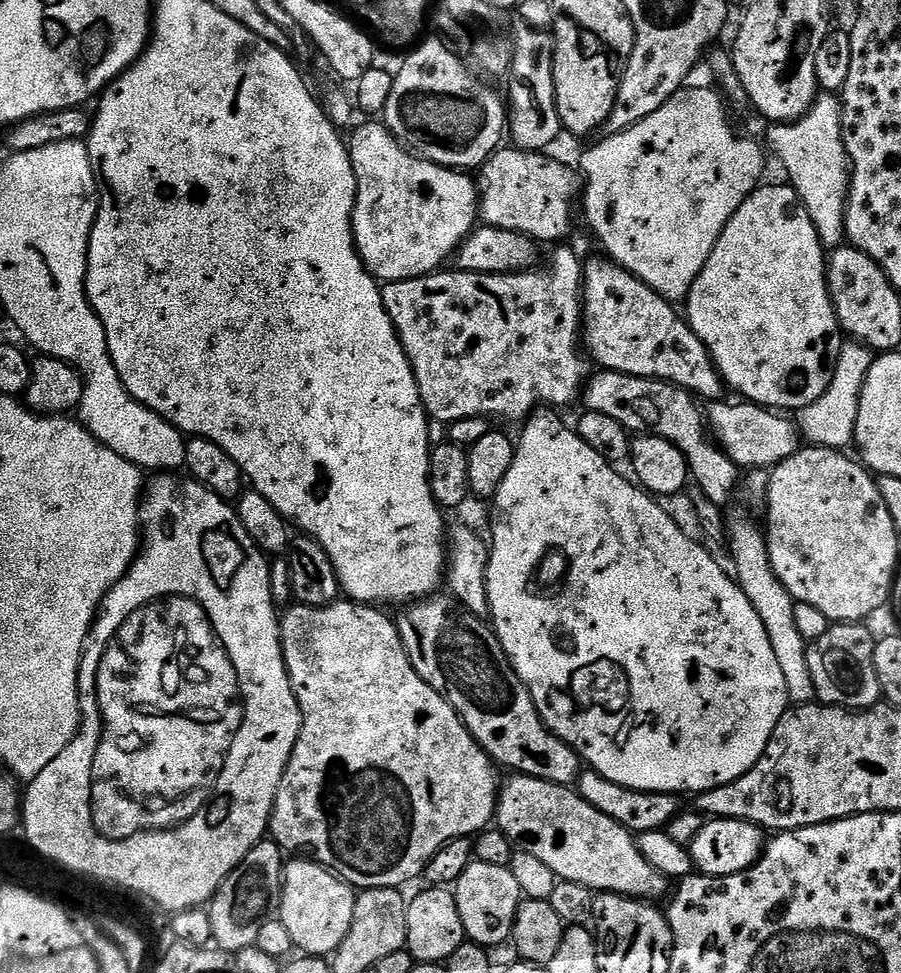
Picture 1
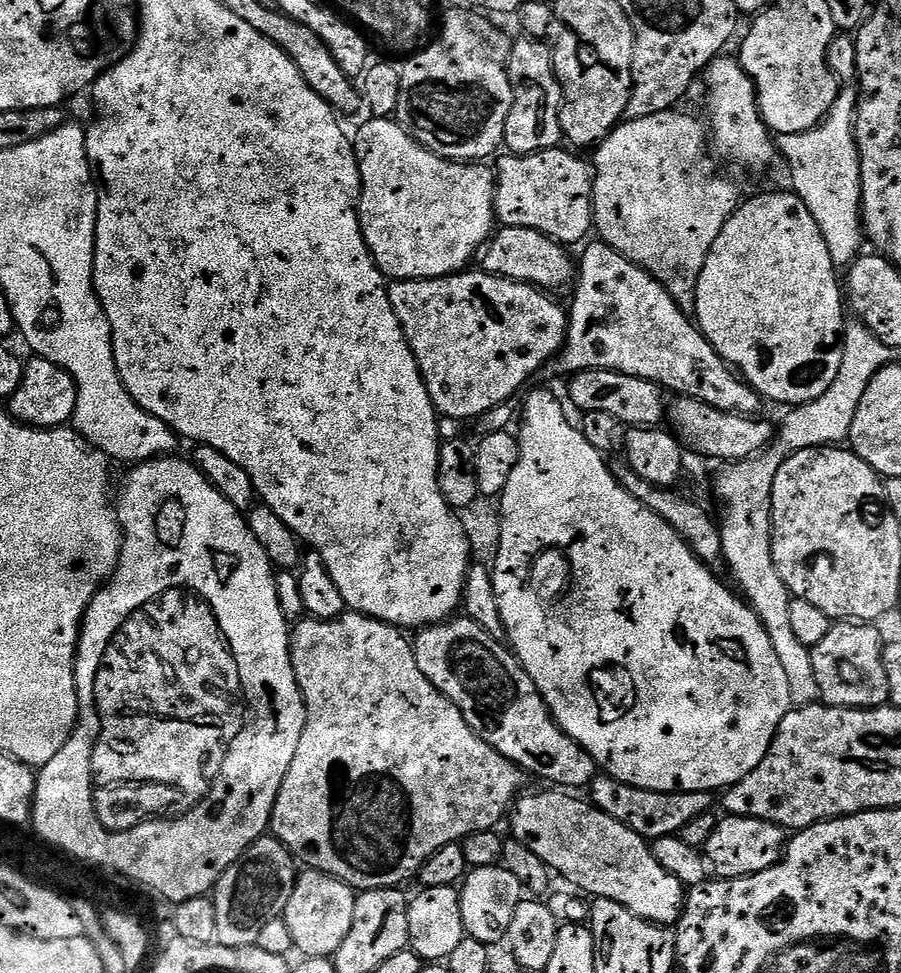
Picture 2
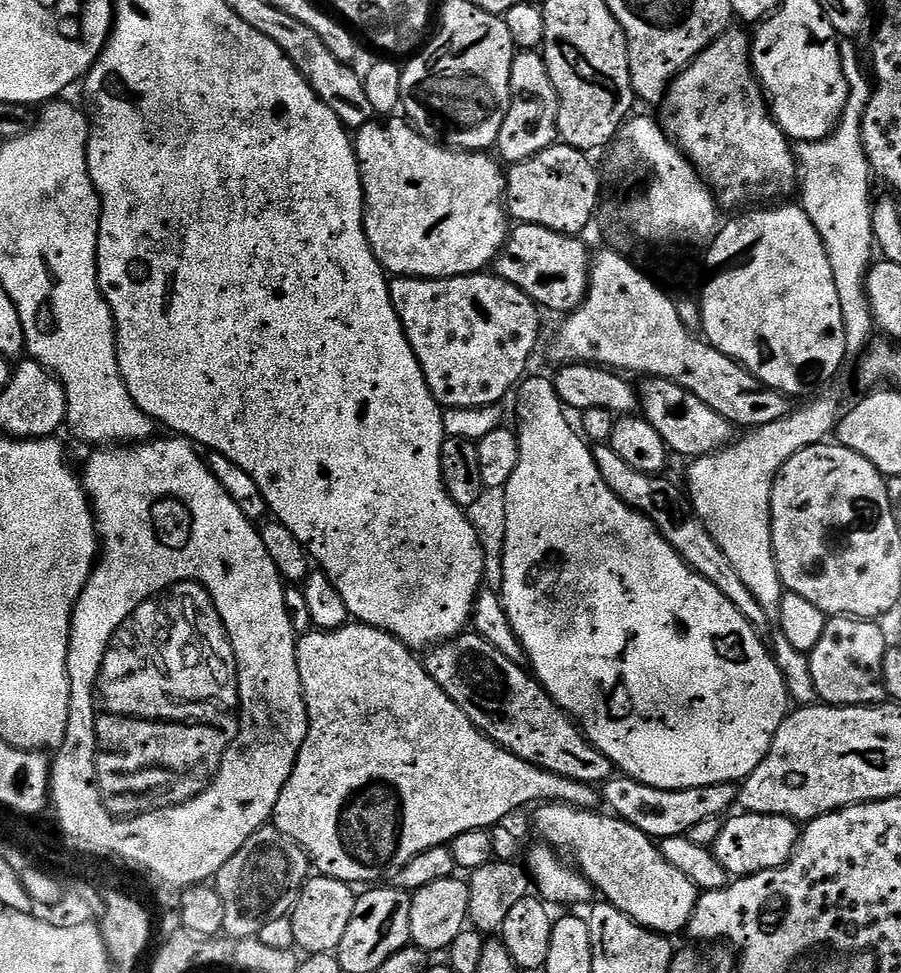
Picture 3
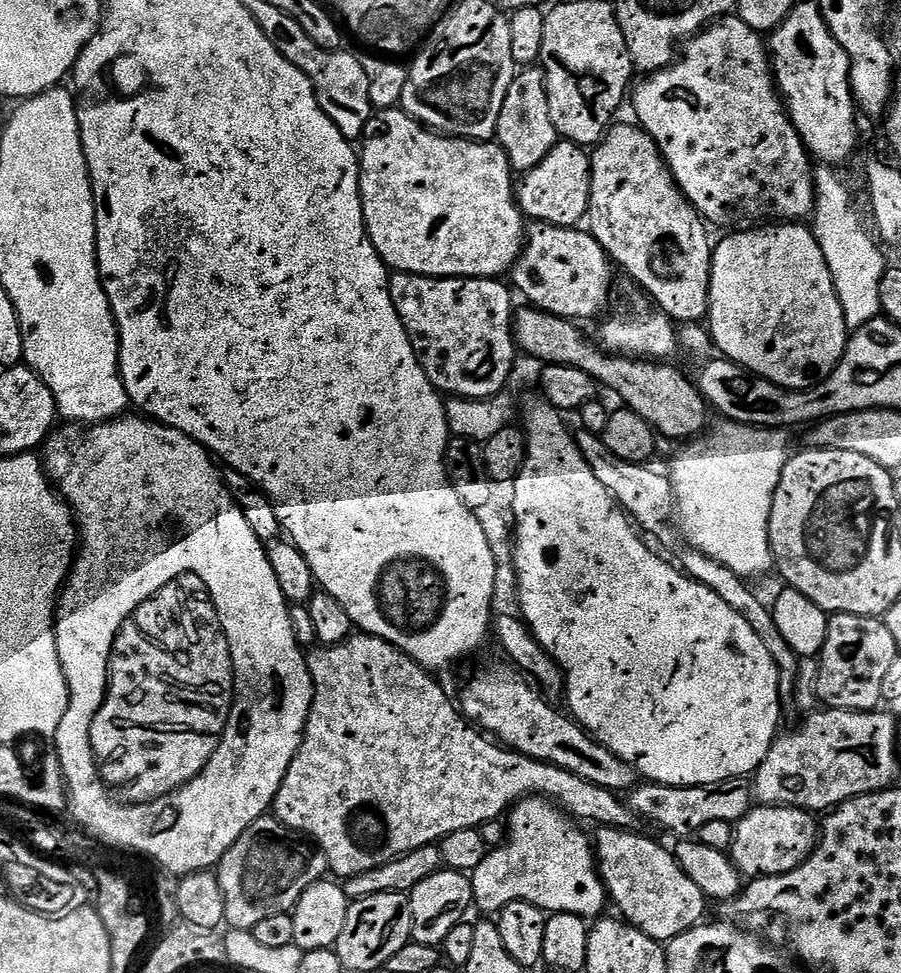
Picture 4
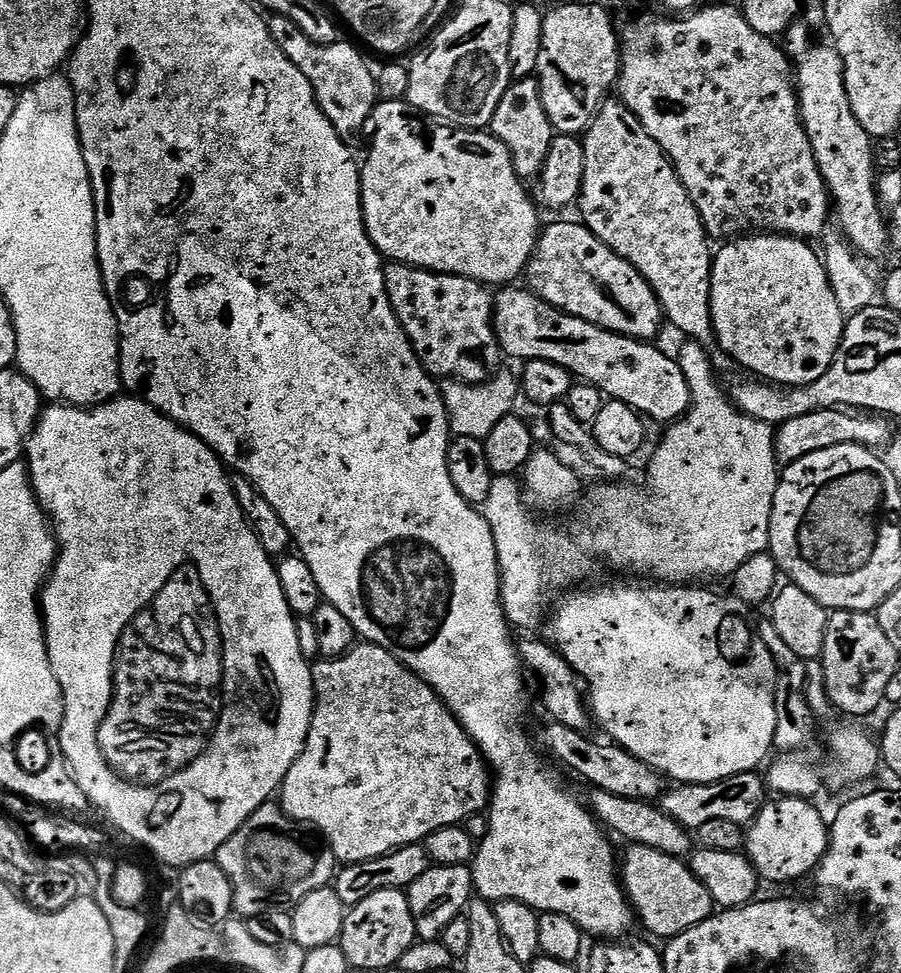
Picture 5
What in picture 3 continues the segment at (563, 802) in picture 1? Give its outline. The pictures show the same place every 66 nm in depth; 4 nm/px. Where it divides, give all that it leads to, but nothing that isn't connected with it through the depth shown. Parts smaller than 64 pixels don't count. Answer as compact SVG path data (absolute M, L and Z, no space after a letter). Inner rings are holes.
M547 802L541 803L536 810L532 824L544 839L541 841L574 862L607 903L622 910L635 924L669 938L687 929L698 899L697 886L666 860L661 845L651 836L600 810Z

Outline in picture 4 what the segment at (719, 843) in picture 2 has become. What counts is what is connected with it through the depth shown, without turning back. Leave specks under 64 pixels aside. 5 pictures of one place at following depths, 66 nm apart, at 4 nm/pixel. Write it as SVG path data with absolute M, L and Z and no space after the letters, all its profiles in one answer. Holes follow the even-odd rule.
M754 806L741 820L735 821L734 824L730 855L732 861L736 864L737 870L745 877L755 878L757 876L786 874L790 870L802 866L802 862L806 862L806 858L810 858L810 854L816 849L818 839L818 820L817 824L816 820L817 817L809 812L807 808Z

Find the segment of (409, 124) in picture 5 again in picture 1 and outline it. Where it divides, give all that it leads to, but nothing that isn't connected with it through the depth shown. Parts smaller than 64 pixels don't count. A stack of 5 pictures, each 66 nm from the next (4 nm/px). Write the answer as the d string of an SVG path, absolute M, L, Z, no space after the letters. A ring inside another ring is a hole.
M383 123L364 124L356 133L350 136L350 151L352 153L352 165L356 175L356 205L352 211L352 236L356 240L356 249L360 251L360 256L364 260L364 267L376 277L380 282L391 282L393 280L413 280L419 276L427 276L437 270L443 269L444 264L449 263L450 257L459 248L473 228L478 224L478 213L480 211L480 193L475 179L472 180L467 171L455 168L444 168L440 164L435 164L425 160L423 156L413 154L407 147L402 146L401 141L396 139L396 135Z

